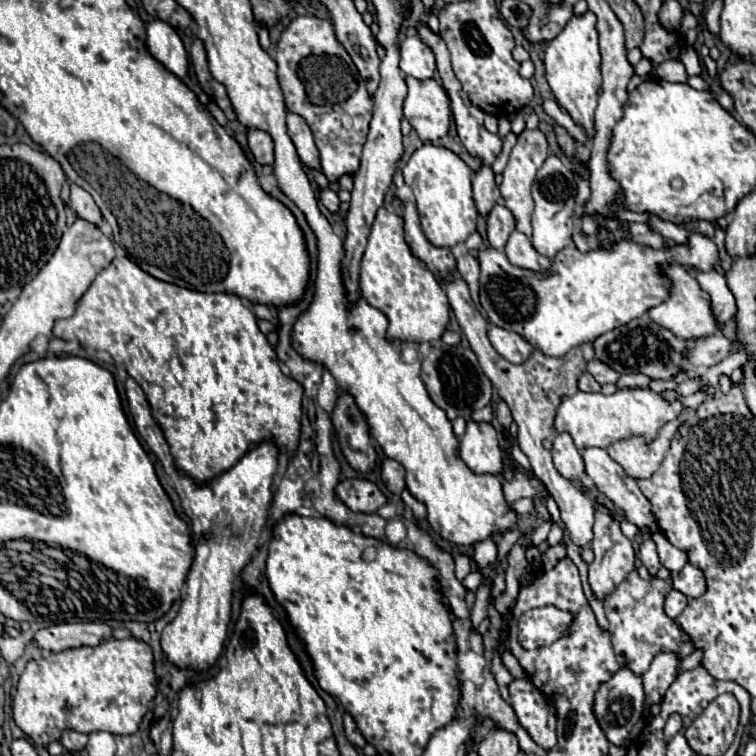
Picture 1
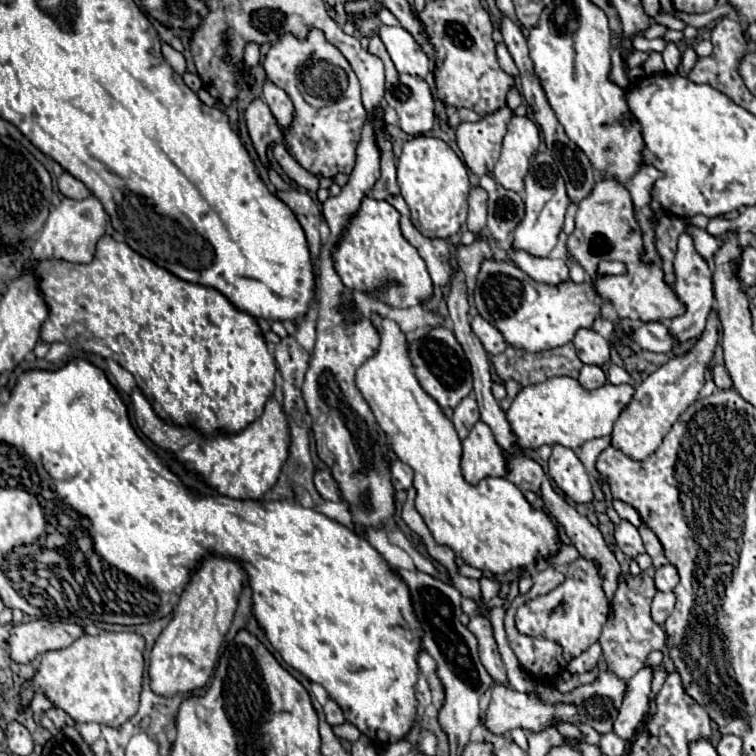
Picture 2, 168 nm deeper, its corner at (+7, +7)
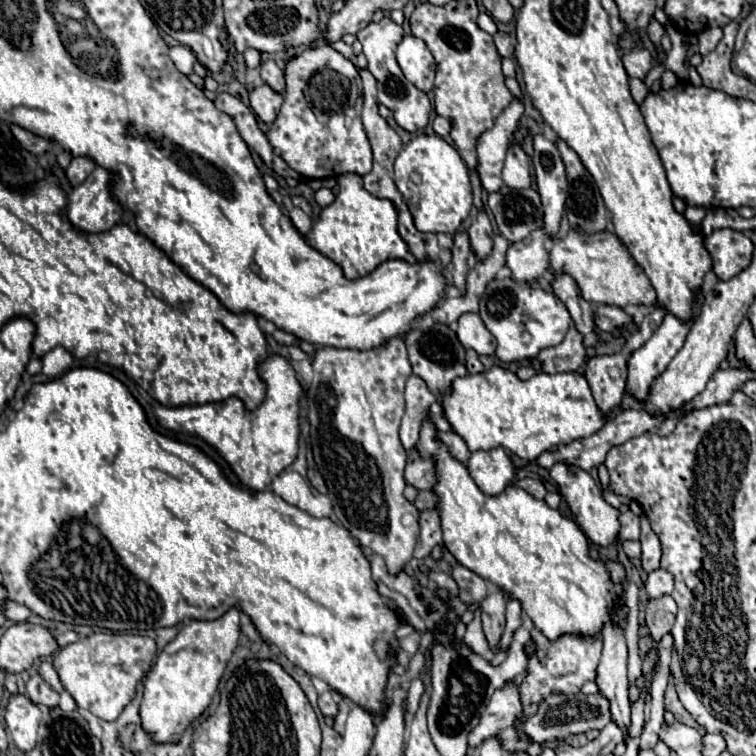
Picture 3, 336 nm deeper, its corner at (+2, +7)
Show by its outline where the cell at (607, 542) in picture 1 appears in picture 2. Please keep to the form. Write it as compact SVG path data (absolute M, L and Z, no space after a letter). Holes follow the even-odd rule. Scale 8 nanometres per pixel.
M578 558L568 566L566 580L546 596L538 596L536 600L530 600L528 604L518 608L516 628L522 634L554 640L562 646L562 656L566 662L580 656L584 650L588 650L594 642L598 642L602 626L608 618L608 604L604 600L604 592L600 592L600 580L596 580L596 564L592 560ZM560 600L568 600L568 608L560 608L560 612L552 612L548 616L548 608L556 608Z

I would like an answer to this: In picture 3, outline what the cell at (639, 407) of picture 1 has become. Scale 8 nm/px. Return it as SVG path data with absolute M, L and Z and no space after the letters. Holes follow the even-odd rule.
M493 366L485 374L469 374L465 378L457 378L453 382L451 396L443 396L441 402L445 406L445 418L451 422L453 430L467 442L471 452L503 446L505 450L523 460L535 460L537 456L541 456L541 452L547 452L551 446L589 438L607 422L607 416L593 402L585 376L577 372L535 374L523 382L511 370Z

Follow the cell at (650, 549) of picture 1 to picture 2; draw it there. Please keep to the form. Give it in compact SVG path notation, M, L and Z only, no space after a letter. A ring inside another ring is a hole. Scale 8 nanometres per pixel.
M620 520L620 524L614 528L614 538L616 538L616 546L630 558L644 552L640 534L628 520Z

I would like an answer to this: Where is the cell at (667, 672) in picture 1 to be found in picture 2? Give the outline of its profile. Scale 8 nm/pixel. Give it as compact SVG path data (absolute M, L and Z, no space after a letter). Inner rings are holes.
M642 668L634 678L628 680L628 694L612 726L612 732L622 740L628 740L634 734L642 716L648 712L650 682L652 682L652 668Z

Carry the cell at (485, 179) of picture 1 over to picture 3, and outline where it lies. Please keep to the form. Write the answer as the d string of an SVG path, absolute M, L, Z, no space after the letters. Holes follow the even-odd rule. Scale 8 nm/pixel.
M487 212L477 214L477 220L469 226L467 234L469 234L471 248L475 250L477 258L485 258L493 248L493 226Z

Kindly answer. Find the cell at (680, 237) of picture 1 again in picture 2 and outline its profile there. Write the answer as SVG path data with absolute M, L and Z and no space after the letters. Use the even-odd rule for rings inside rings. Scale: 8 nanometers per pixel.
M680 234L678 238L678 252L676 252L676 258L674 258L674 270L676 270L676 296L682 304L686 304L686 312L682 316L674 316L670 320L670 336L676 340L676 342L686 342L690 338L696 338L700 336L700 332L704 330L704 324L706 324L706 318L708 318L708 312L712 310L714 306L714 288L712 288L712 272L708 268L708 262L696 252L694 248L694 242L692 242L692 236L690 234Z

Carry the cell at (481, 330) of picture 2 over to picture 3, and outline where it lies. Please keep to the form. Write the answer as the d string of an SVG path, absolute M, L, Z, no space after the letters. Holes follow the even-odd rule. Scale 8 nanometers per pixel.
M463 314L459 318L457 336L465 348L473 348L477 354L495 354L497 340L485 328L479 314Z

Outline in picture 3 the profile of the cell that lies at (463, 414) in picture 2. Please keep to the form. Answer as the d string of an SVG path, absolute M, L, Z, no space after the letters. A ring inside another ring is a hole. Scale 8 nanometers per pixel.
M453 434L449 442L451 442L451 444L447 444L447 446L449 446L449 450L451 450L451 454L453 454L453 456L455 456L457 460L461 460L463 464L467 464L467 460L469 460L469 456L471 456L471 452L469 452L469 448L467 448L467 444L465 444L465 440L463 440L461 436L457 436L457 434Z

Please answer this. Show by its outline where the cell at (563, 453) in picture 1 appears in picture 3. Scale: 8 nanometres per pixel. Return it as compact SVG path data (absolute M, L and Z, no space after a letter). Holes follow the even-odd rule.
M555 464L549 470L549 474L557 482L561 496L567 500L571 512L577 516L577 524L585 530L589 540L593 540L595 544L601 544L601 546L609 546L611 542L615 542L617 532L619 532L619 520L617 520L619 510L615 510L613 506L609 506L603 500L603 490L595 482L595 478L581 468L573 468L573 464Z

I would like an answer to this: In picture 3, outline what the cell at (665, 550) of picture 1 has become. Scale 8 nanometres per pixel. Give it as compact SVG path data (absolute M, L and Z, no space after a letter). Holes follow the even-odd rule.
M645 514L641 516L641 540L639 542L643 548L643 556L641 556L643 570L645 572L657 570L661 564L661 542L657 540L657 534L653 532Z

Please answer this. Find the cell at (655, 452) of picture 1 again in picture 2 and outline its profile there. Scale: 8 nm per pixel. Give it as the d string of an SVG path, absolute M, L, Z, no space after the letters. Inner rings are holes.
M712 310L704 332L698 336L690 352L682 356L672 356L666 364L662 364L656 372L652 372L644 382L636 386L636 392L630 404L622 410L614 426L614 432L612 432L614 448L620 448L626 456L632 456L634 460L646 460L660 446L664 434L668 434L668 430L680 418L680 414L698 398L698 392L706 382L704 372L710 366L710 360L714 356L718 332L720 332L720 322L716 312Z

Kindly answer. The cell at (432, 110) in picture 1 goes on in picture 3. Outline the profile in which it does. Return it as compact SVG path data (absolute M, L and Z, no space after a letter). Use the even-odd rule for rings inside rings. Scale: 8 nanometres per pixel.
M383 18L379 24L371 22L367 28L357 32L357 40L363 44L363 54L367 56L367 62L369 62L369 70L377 78L379 102L385 104L393 112L395 122L401 128L405 128L407 132L417 132L427 126L433 106L425 92L421 92L415 84L409 84L409 80L403 76L403 72L395 60L395 48L401 42L401 38L403 38L403 28L397 26L395 22L391 22L389 18Z

